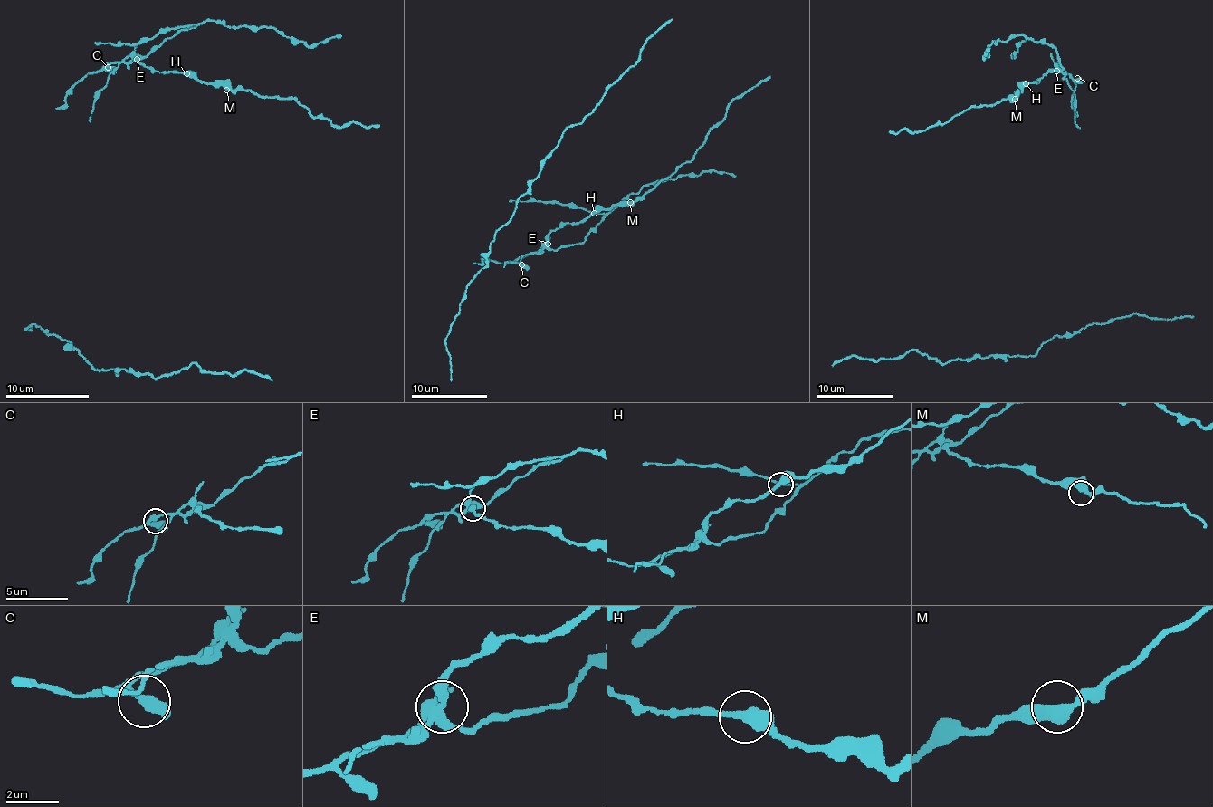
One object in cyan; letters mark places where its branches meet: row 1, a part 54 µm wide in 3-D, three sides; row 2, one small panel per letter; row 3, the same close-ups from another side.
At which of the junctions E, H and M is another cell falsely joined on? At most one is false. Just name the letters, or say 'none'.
E

